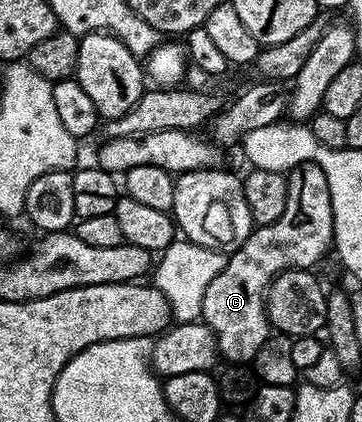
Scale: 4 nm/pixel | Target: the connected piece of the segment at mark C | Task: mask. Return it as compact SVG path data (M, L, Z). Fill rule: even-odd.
M304 162L300 166L290 169L288 173L290 185L288 186L288 202L284 205L284 214L280 218L276 218L276 222L271 224L257 225L251 231L250 236L244 243L237 245L229 253L224 270L220 270L220 274L216 274L216 278L212 278L212 283L209 284L208 290L204 290L204 302L202 303L202 315L200 317L203 324L206 324L216 334L216 342L218 343L218 351L223 361L230 364L241 364L243 366L249 365L254 359L256 350L260 350L260 346L264 346L264 342L272 335L270 320L266 316L266 290L270 284L282 272L286 272L289 268L308 268L313 269L314 264L318 264L326 256L326 251L331 251L334 243L334 215L332 214L332 194L328 190L328 178L324 174L324 170L320 170L318 164L312 162Z

